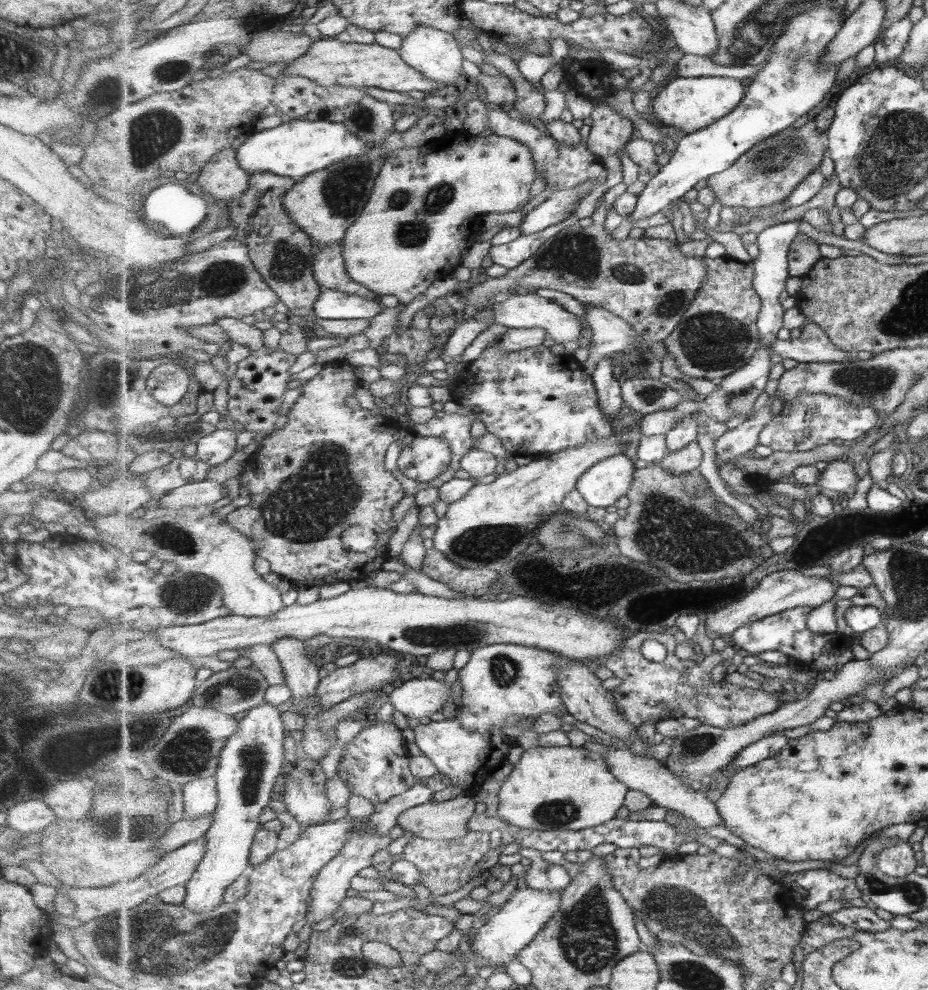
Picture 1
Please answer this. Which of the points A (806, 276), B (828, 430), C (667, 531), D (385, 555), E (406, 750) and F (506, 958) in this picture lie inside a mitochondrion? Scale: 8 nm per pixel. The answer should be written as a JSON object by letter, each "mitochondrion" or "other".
{"A":"other","B":"other","C":"mitochondrion","D":"other","E":"other","F":"other"}

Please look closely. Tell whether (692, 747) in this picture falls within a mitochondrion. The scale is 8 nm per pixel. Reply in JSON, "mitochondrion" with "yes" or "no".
{"mitochondrion":"yes"}

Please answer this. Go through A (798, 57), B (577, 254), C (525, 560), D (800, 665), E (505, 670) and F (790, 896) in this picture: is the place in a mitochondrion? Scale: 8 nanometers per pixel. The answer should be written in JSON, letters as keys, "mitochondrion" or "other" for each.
{"A":"mitochondrion","B":"mitochondrion","C":"mitochondrion","D":"other","E":"mitochondrion","F":"other"}

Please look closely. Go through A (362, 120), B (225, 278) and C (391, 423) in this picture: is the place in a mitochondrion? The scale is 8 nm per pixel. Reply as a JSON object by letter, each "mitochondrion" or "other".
{"A":"mitochondrion","B":"mitochondrion","C":"other"}

